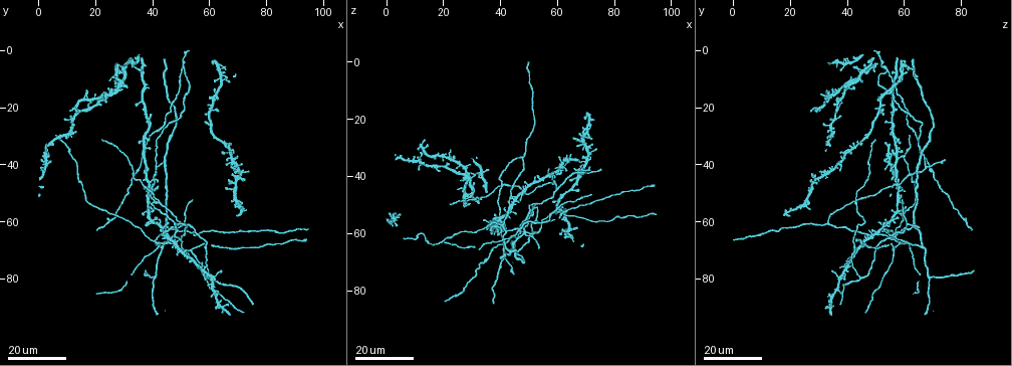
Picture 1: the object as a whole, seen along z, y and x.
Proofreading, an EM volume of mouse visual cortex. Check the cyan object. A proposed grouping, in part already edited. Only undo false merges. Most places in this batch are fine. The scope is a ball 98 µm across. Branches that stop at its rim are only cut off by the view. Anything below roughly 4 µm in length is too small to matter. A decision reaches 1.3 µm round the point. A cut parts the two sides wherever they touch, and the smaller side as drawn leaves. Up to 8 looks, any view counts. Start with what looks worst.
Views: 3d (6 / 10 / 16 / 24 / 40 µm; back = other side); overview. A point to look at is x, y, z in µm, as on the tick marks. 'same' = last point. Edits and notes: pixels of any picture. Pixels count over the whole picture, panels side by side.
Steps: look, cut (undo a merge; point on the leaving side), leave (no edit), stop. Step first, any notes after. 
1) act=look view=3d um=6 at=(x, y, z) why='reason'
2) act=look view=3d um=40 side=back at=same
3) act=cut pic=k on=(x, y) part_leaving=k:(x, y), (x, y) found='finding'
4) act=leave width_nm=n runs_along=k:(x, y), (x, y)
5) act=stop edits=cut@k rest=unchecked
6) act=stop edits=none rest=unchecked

act=look view=3d um=16 at=(50, 6, 54) why='arms part here'

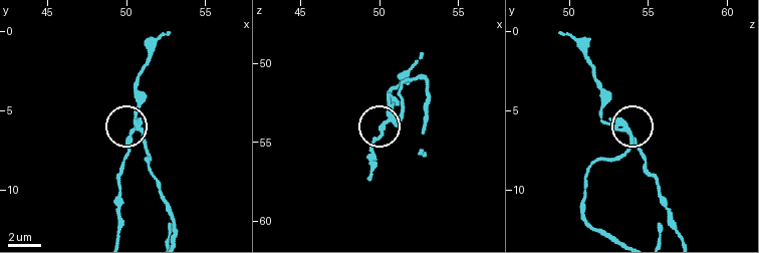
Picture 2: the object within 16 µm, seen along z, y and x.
act=look view=3d um=10 at=(50.4, 6.4, 53.8) why='closer look'

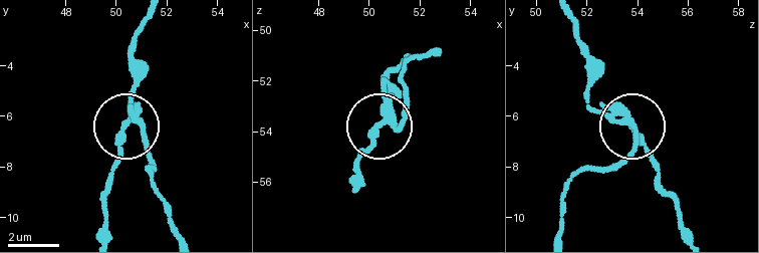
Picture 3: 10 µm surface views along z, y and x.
act=cut pic=3 on=(118, 138) side_arm_um=9 part_leaving=3:(135, 115), (110, 172), (104, 236) found='a second neuron is stuck on'

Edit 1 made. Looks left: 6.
act=look view=3d um=24 at=(41, 79, 70) why='two arms in line, one across'

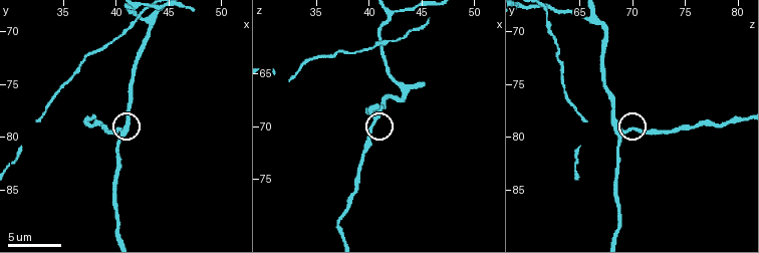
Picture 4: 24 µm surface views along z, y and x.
act=look view=3d um=6 at=(40.6, 79.6, 69.2)

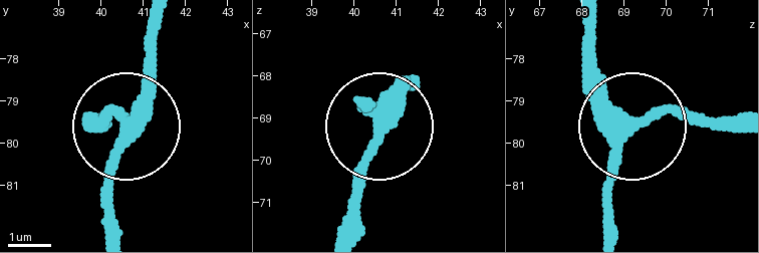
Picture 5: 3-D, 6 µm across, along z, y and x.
act=leave side_arm_um=17 runs_along=5:(158, 19), (158, 72), (114, 159), (114, 235) found='continuous, no second neuron'

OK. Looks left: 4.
act=look view=3d um=24 at=(60, 80, 38) why='thin arm on a thick one'

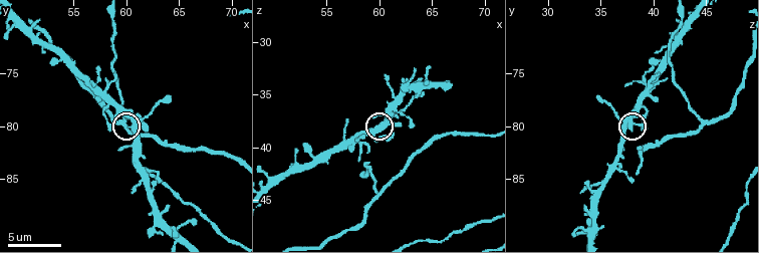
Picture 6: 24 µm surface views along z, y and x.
act=look view=3d um=10 at=(60.8, 79.6, 37.6)

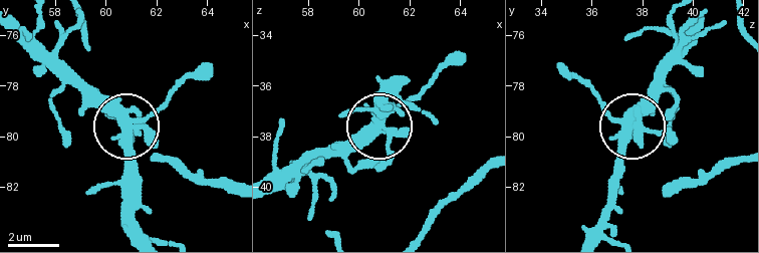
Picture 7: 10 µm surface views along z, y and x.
act=leave arms=5 runs_along=7:(16, 23), (127, 124), (152, 113), (182, 83) found='one neuron here'

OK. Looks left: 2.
act=look view=3d um=24 at=(44, 64, 47) why='three-way junction'

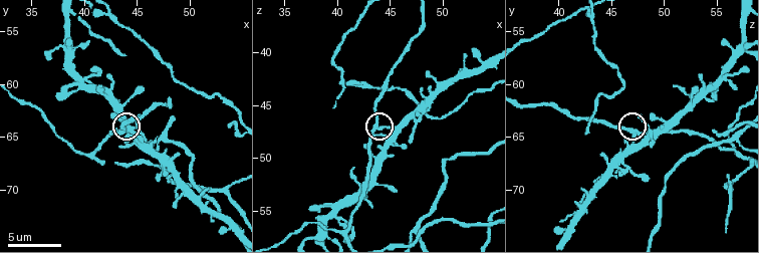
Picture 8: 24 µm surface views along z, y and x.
act=look view=3d um=10 at=(44.0, 64.8, 47.2)

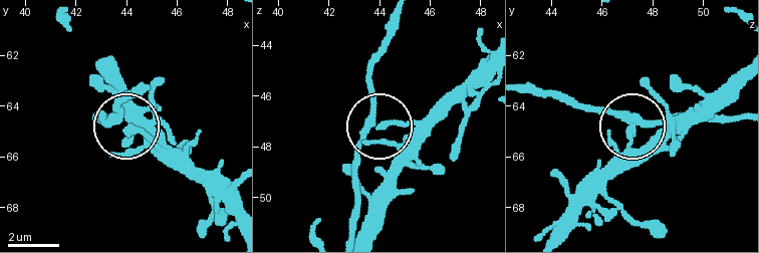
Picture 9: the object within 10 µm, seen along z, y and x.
act=leave arms=3 runs_along=9:(148, 88), (117, 105), (117, 125), (99, 114) found='all the same neuron'

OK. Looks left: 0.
act=stop edits=cut@3 rest=unchecked

